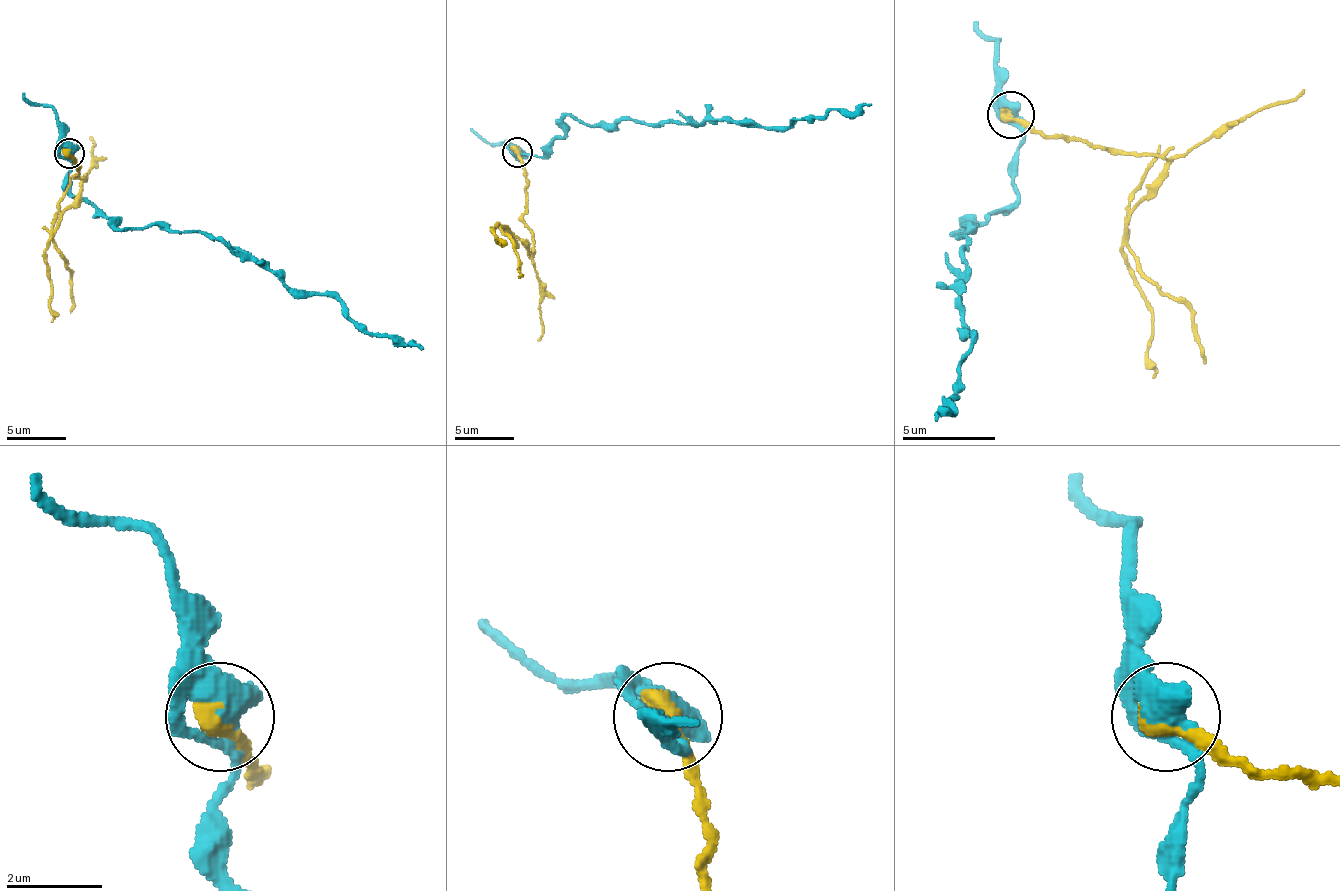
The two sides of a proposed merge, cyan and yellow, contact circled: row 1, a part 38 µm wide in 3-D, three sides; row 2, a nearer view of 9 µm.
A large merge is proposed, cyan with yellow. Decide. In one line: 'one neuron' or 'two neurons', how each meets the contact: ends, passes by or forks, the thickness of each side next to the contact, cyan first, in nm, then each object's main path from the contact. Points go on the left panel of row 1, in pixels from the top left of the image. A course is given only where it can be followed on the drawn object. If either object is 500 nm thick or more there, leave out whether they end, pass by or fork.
two neurons; 500 nm thick on the cyan side, 440 nm on the other; cyan runs (70, 154), (70, 189), (114, 225), (213, 234), (264, 261), (290, 288), (332, 294), (371, 333), (422, 351); yellow runs (70, 154), (78, 166), (75, 174), (84, 180), (81, 195), (61, 216), (55, 237), (70, 279), (70, 312)

